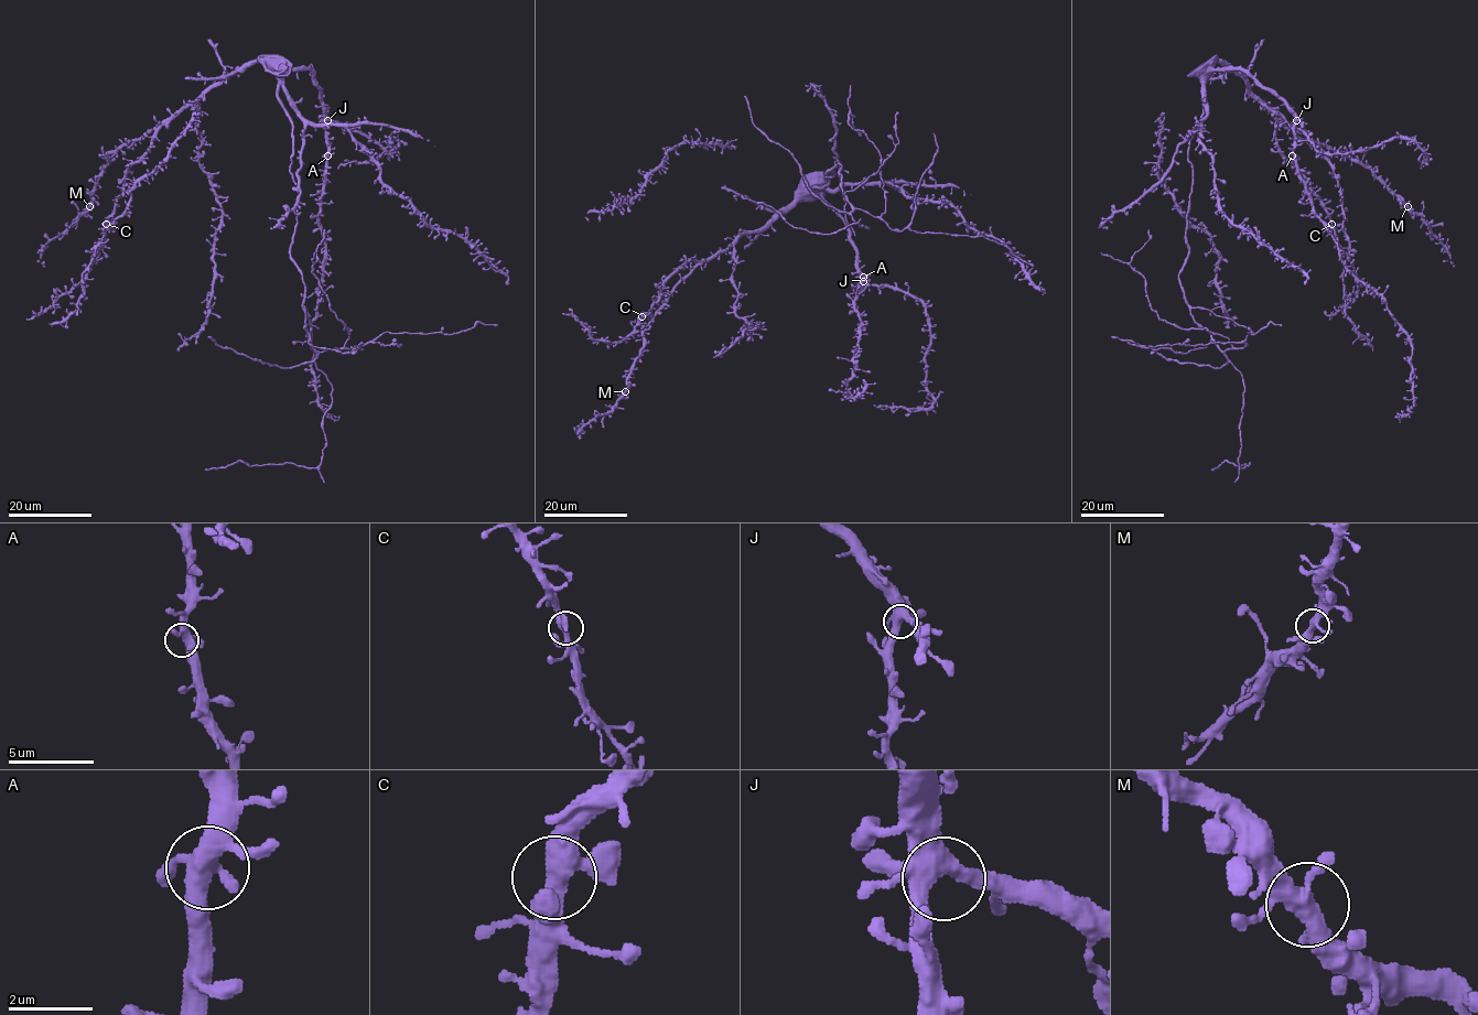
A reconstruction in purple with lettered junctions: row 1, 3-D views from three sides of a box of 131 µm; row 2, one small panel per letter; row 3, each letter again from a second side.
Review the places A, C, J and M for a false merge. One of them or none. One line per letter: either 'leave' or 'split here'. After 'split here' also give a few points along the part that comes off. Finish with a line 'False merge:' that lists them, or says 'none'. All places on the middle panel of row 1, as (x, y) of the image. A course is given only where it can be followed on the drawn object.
A: leave
C: leave
J: leave
M: leave
False merge: none

